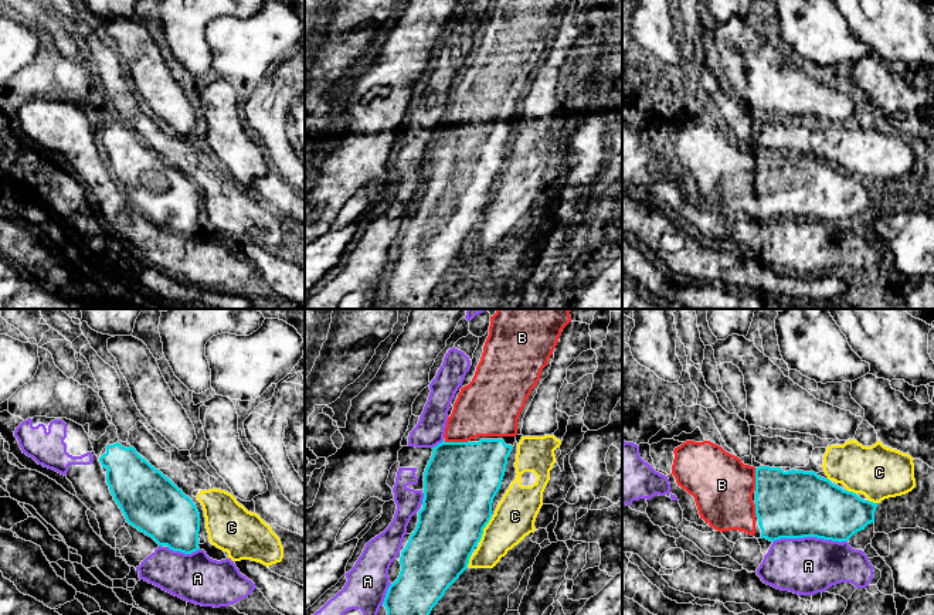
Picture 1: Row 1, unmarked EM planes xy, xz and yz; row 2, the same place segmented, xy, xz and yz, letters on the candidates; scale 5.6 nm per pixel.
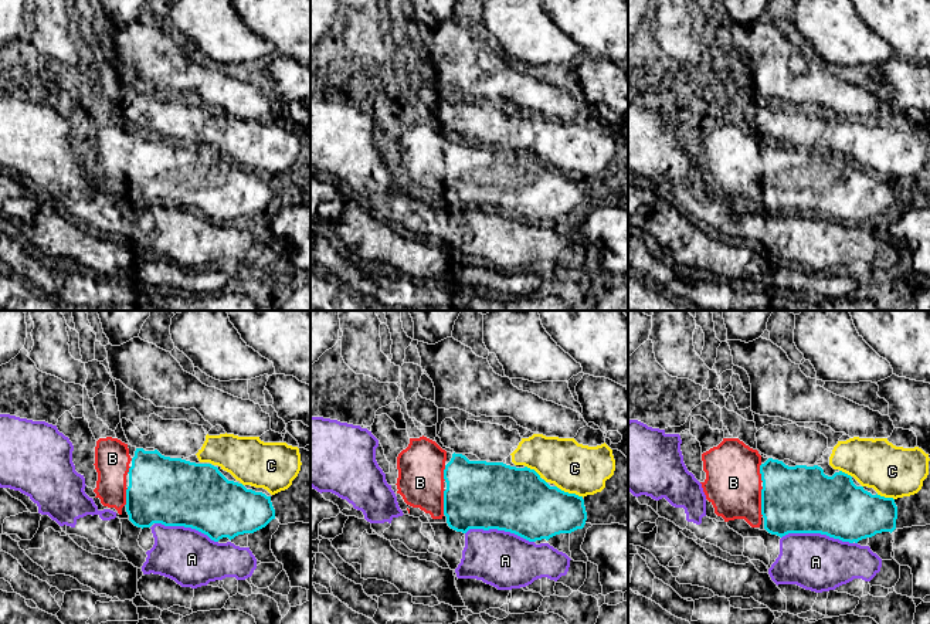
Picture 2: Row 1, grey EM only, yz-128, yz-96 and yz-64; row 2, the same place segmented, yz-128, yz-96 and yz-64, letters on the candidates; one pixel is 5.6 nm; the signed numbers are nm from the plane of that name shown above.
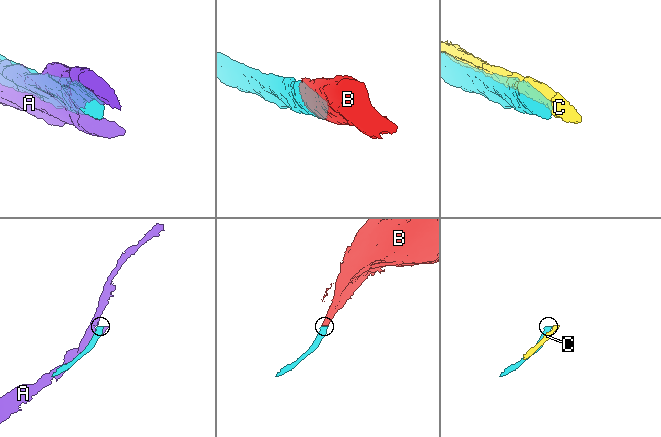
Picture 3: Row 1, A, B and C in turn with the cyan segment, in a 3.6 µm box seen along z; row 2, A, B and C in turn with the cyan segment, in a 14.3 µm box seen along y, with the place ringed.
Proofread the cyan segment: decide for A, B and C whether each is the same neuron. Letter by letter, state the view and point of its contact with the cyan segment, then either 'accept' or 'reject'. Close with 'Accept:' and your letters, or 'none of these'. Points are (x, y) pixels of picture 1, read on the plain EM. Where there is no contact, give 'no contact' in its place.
A: meets cyan in yz at (809, 218); reject
B: meets cyan in xz at (455, 125); accept
C: meets cyan in xz at (484, 210); reject
Accept: B

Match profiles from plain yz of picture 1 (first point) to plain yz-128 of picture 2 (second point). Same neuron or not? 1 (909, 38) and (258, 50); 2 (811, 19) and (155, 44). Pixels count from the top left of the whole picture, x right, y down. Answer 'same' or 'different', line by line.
1: different
2: different

